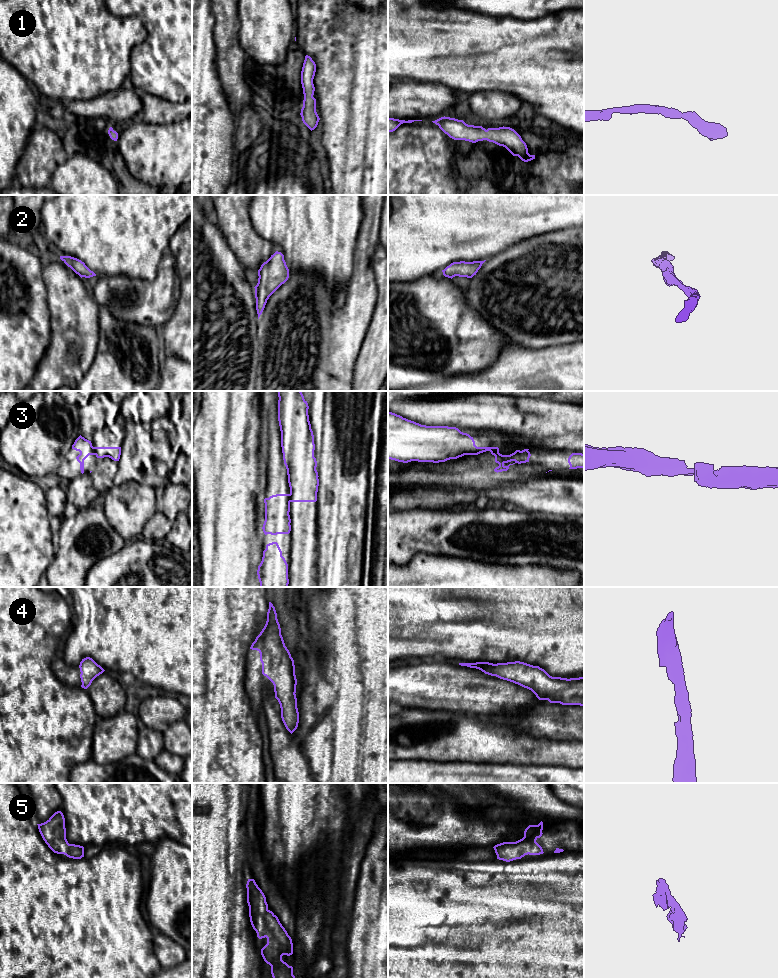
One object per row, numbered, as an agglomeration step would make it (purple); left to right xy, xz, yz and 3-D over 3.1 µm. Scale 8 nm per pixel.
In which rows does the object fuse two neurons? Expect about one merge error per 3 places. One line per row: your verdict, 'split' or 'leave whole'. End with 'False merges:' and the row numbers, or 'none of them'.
1: leave whole
2: leave whole
3: split
4: leave whole
5: leave whole
False merges: 3

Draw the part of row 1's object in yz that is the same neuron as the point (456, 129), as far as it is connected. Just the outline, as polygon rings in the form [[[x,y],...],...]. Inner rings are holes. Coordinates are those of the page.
[[[441,117],[432,121],[454,140],[465,140],[472,143],[487,140],[505,147],[513,156],[518,156],[522,161],[528,162],[535,159],[535,155],[528,153],[526,143],[521,136],[510,127],[488,128],[468,125],[463,120],[450,117]]]

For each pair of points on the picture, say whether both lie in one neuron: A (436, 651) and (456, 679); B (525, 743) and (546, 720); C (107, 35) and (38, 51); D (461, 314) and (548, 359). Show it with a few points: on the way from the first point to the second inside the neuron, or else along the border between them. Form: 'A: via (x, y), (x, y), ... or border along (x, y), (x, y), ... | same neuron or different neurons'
A: border along (423, 659), (445, 659), (458, 664) | different neurons
B: border along (510, 726), (539, 738), (554, 740) | different neurons
C: via (90, 47), (55, 49) | same neuron
D: border along (509, 343), (501, 349), (494, 361) | different neurons

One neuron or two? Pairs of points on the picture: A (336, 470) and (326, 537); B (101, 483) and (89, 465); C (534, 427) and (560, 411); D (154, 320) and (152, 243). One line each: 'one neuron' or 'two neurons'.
A: one neuron
B: two neurons
C: one neuron
D: two neurons

